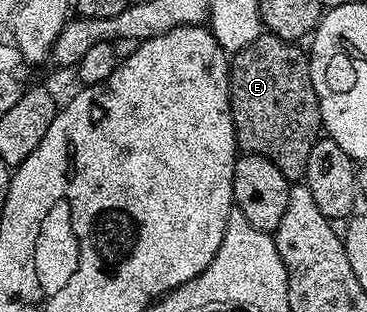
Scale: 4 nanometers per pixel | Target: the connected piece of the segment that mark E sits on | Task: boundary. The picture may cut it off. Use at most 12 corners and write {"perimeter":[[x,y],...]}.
{"perimeter":[[266,31],[230,58],[243,153],[303,181],[323,120],[311,62]]}

